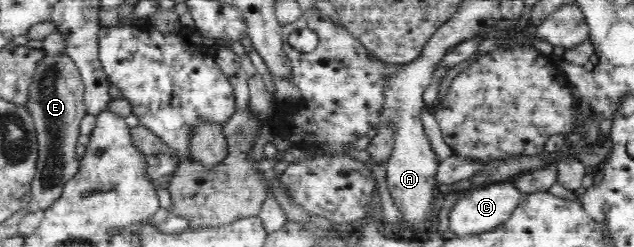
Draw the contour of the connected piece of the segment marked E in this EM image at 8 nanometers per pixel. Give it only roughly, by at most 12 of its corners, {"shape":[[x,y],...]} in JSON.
{"shape":[[46,54],[26,110],[37,133],[33,205],[49,208],[80,164],[84,82]]}

